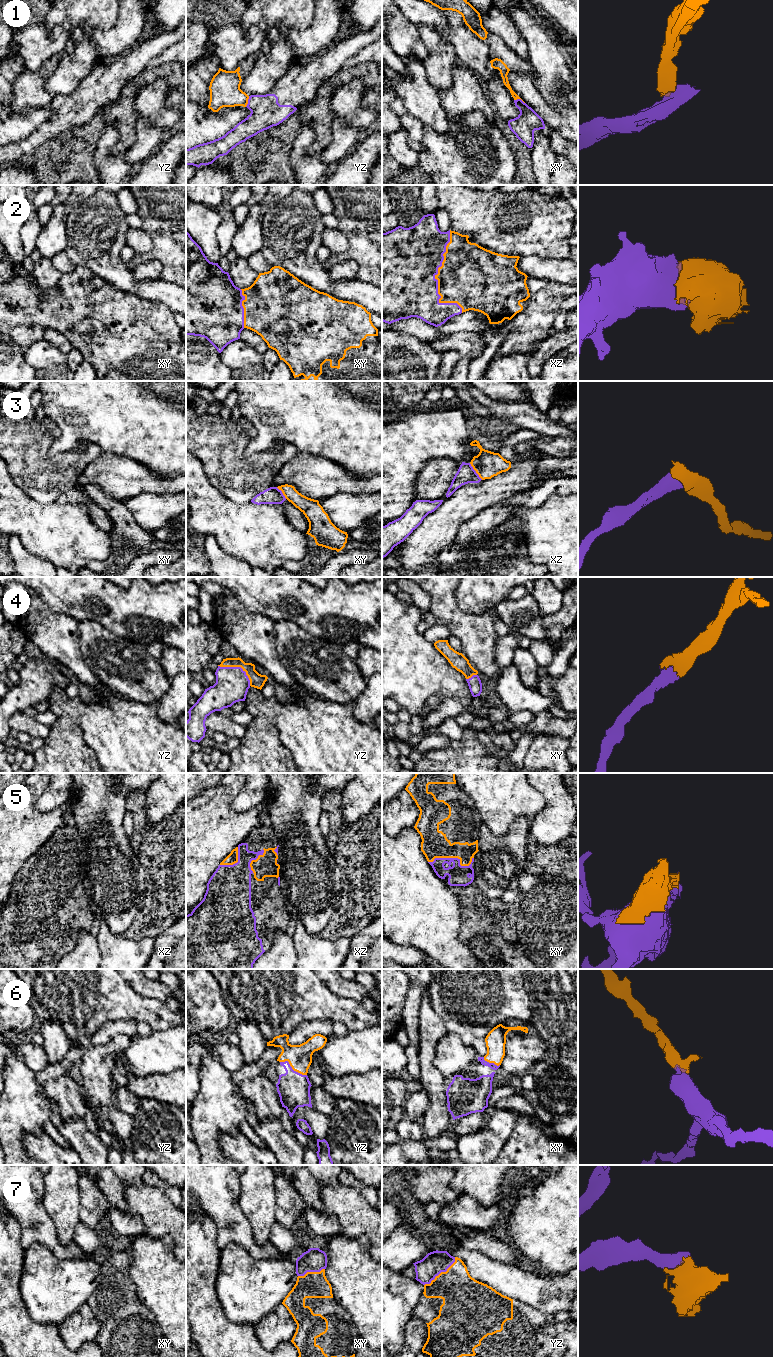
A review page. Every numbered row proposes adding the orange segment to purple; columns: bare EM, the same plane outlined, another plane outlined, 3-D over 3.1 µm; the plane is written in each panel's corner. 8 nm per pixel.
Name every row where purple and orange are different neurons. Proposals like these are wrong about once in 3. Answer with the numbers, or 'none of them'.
1, 3

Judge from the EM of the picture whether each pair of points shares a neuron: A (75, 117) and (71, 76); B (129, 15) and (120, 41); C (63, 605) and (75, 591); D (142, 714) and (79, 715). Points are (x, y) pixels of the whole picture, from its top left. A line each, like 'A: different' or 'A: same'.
A: different
B: same
C: same
D: same

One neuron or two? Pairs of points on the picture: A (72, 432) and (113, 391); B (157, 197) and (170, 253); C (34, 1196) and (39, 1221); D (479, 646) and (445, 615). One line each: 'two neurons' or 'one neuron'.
A: one neuron
B: one neuron
C: one neuron
D: one neuron

